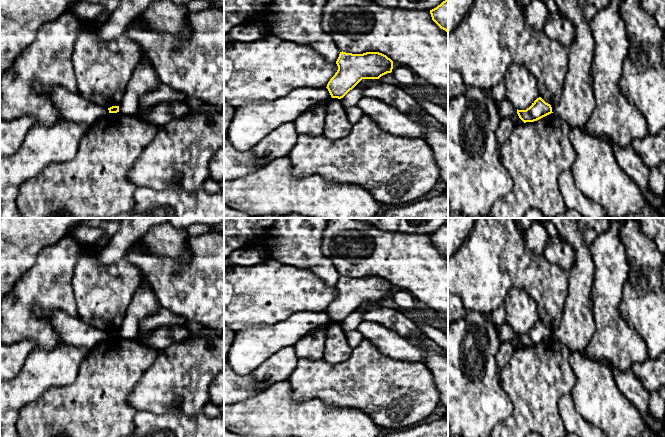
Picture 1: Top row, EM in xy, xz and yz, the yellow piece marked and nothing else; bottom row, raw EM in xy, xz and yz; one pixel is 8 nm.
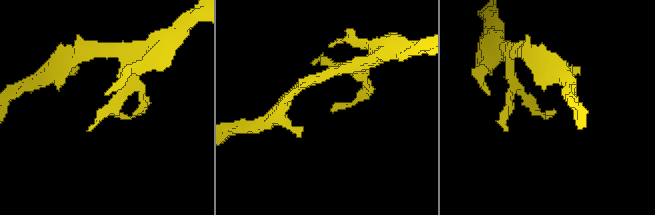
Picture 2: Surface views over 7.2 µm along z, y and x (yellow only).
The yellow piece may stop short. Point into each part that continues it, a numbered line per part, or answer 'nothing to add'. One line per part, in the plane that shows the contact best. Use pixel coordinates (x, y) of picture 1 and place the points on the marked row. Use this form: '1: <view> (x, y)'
nothing to add

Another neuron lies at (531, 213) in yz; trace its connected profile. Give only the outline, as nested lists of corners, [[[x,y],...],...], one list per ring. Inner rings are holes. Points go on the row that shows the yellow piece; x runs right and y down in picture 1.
[[[530,208],[522,218],[545,218],[545,216],[541,211]]]

